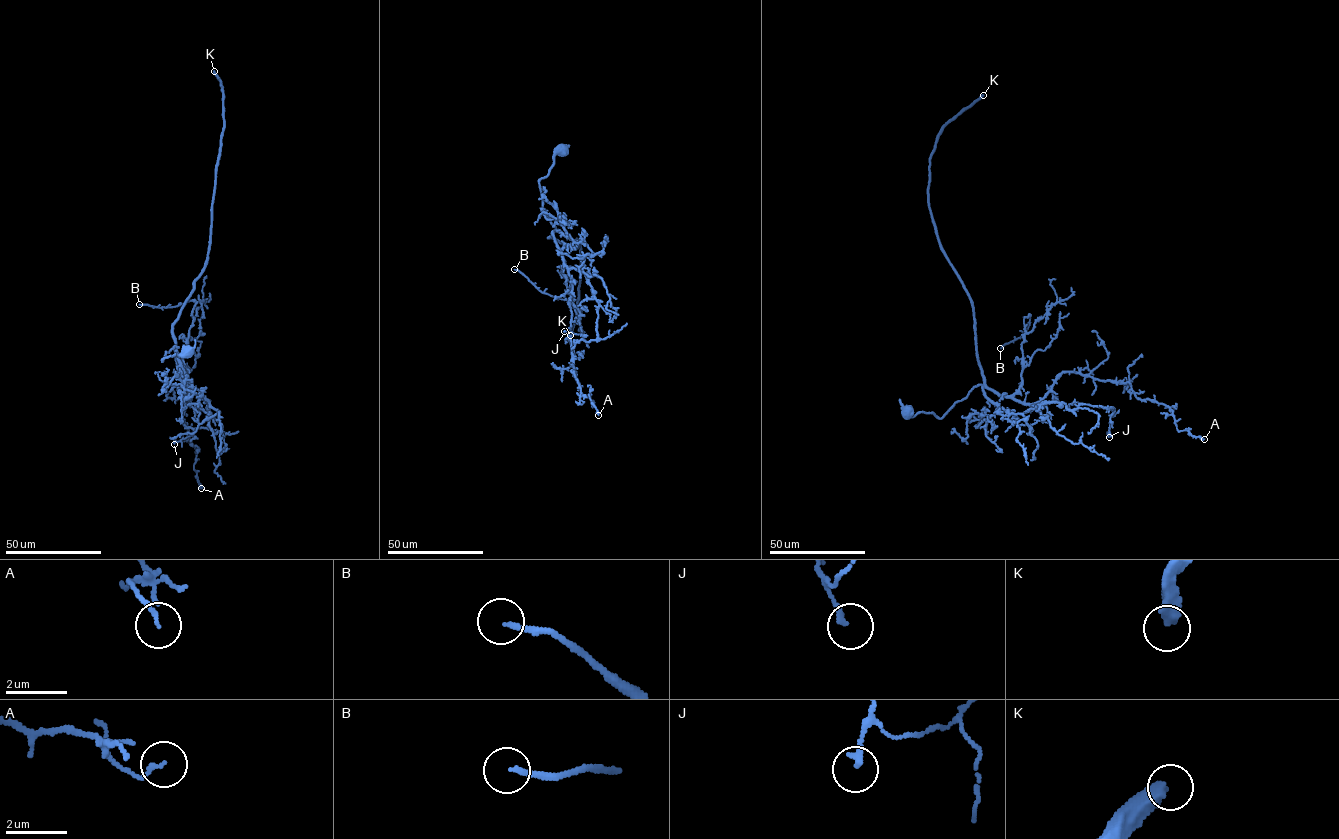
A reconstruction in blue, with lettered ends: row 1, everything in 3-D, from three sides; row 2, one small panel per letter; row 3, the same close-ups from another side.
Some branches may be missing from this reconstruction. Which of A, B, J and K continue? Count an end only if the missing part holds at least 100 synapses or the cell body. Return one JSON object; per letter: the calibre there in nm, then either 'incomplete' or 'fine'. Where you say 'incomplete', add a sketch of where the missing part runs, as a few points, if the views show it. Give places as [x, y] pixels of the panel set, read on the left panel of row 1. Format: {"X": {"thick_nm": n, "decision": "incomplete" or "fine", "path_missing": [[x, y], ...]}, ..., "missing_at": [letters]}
{"A": {"thick_nm": 130, "decision": "fine"}, "B": {"thick_nm": 160, "decision": "fine"}, "J": {"thick_nm": 180, "decision": "fine"}, "K": {"thick_nm": 480, "decision": "incomplete", "path_missing": [[214, 71], [201, 111], [205, 136], [240, 132], [319, 163], [304, 193], [283, 203], [270, 198]]}, "missing_at": ["K"]}

